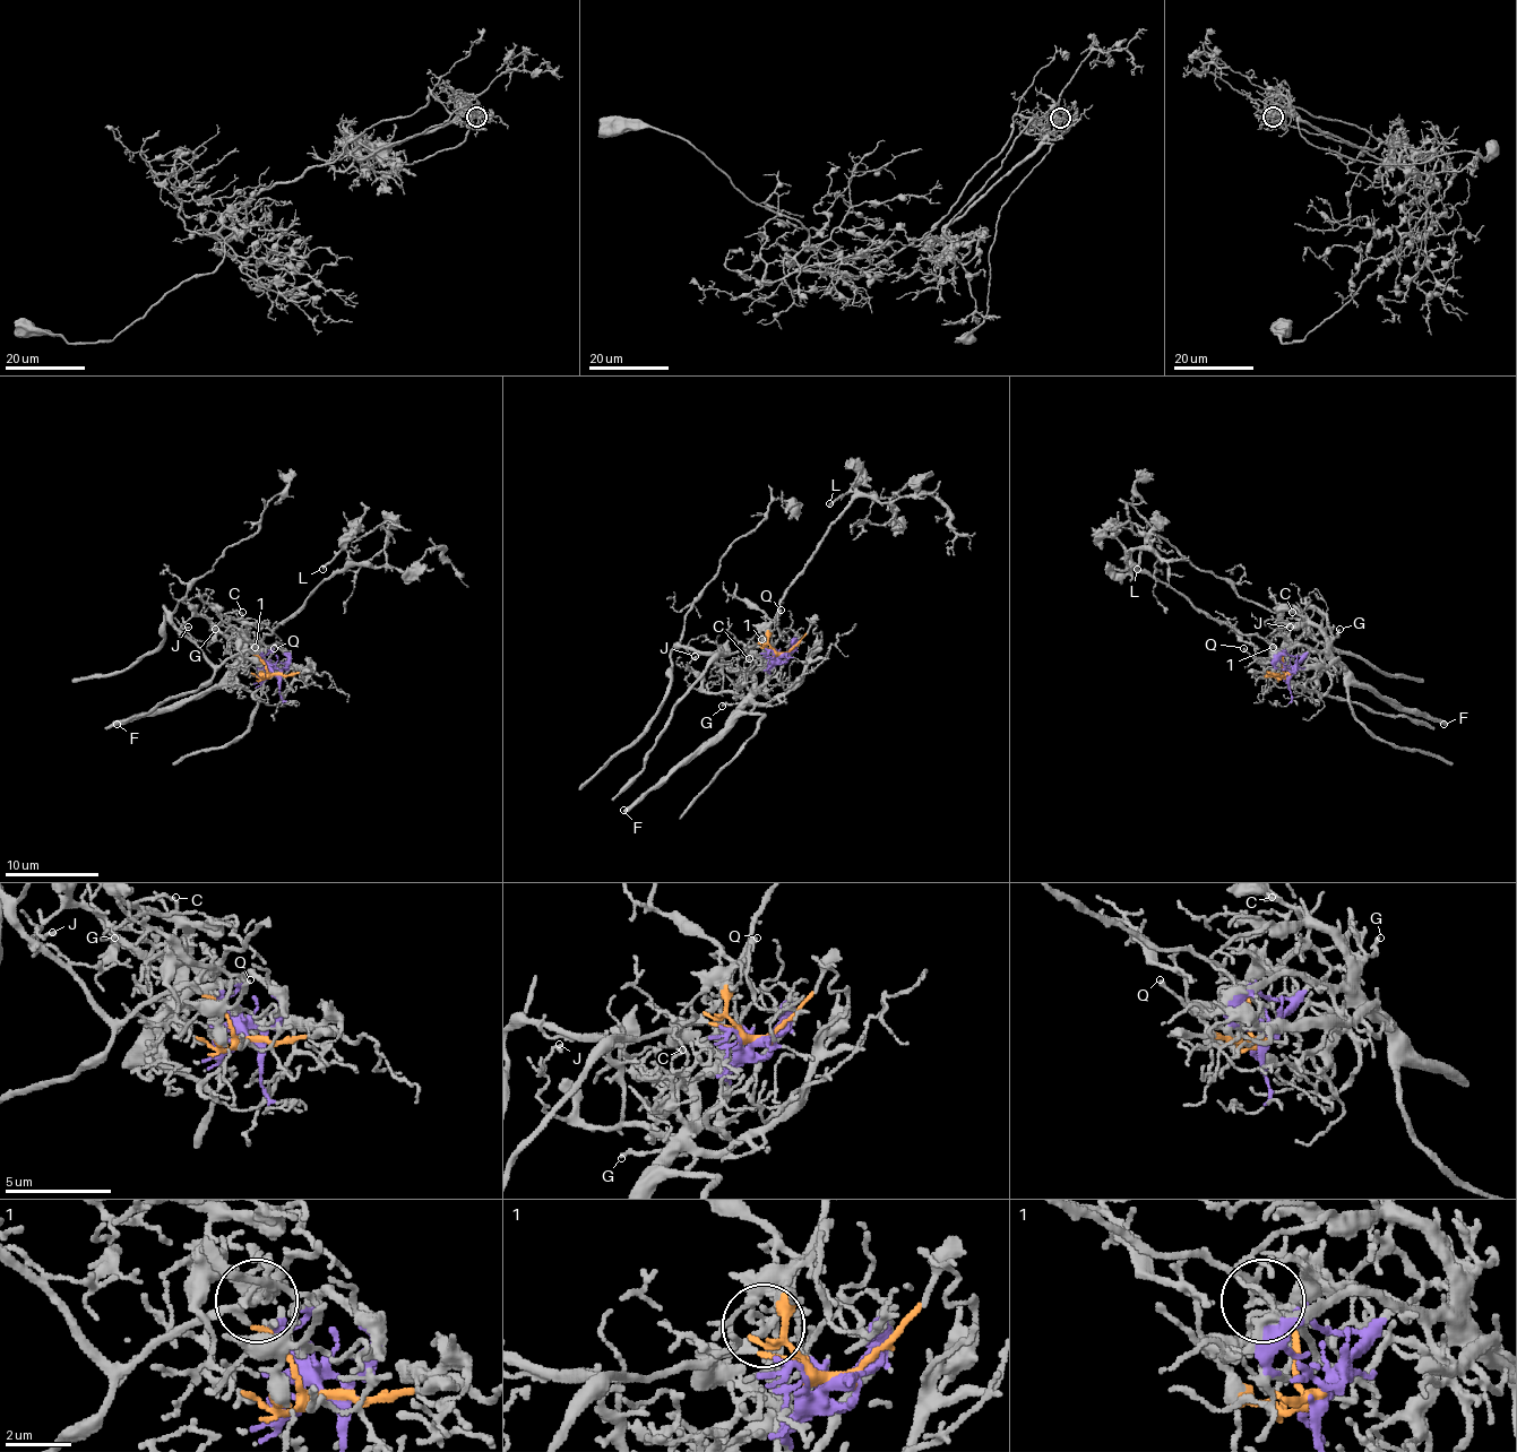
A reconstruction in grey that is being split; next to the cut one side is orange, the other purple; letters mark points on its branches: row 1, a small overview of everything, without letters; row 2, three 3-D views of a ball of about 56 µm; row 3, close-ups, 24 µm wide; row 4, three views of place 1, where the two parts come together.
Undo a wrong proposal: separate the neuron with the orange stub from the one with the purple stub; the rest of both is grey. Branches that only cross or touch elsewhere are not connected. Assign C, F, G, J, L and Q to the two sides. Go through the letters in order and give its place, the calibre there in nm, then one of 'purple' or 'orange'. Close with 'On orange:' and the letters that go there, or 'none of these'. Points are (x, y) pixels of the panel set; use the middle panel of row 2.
C: at (749, 658); 130 nm thick; purple
F: at (623, 810); 340 nm thick; purple
G: at (722, 706); 180 nm thick; purple
J: at (695, 656); 90 nm thick; purple
L: at (829, 503); 200 nm thick; orange
Q: at (781, 610); 160 nm thick; orange
On orange: L, Q

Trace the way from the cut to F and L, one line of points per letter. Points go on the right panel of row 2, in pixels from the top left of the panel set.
F: (1289, 674), (1311, 650), (1326, 650), (1375, 696), (1445, 723)
L: (1289, 674), (1276, 650), (1256, 634), (1241, 634), (1218, 623), (1134, 567), (1125, 551), (1136, 569)

